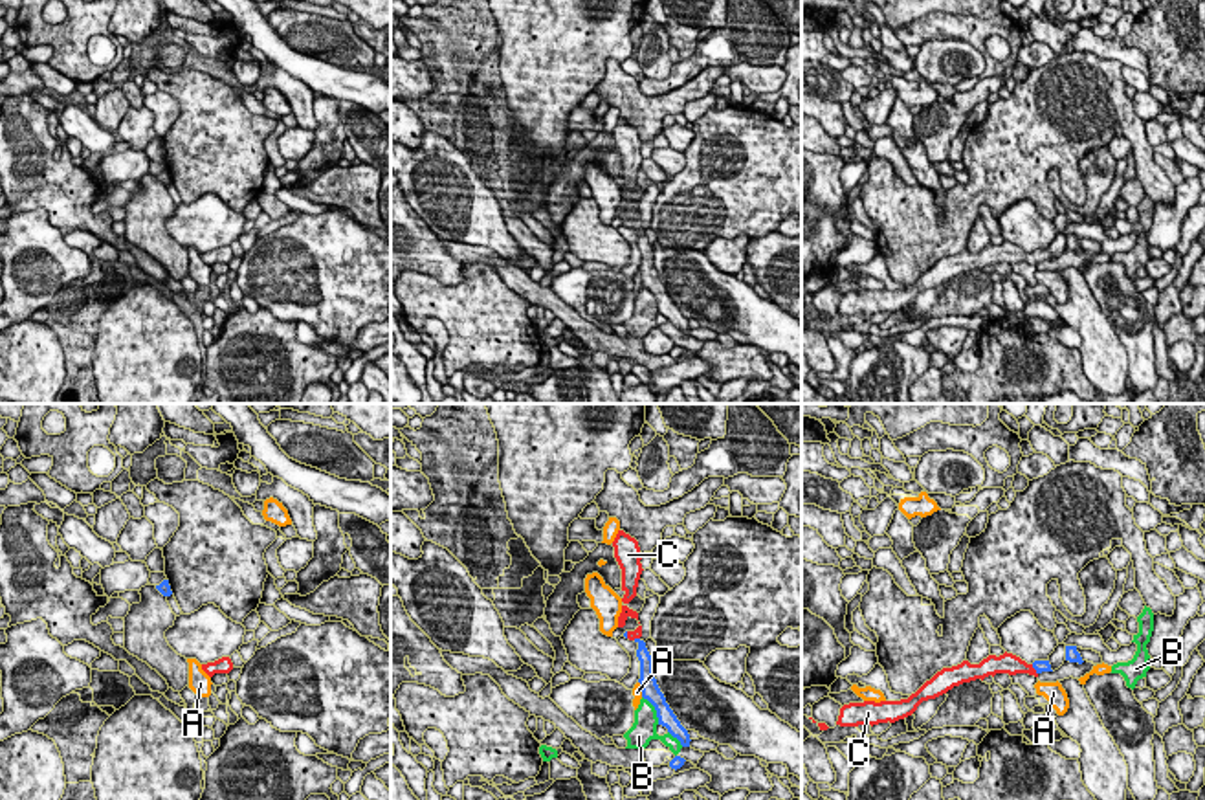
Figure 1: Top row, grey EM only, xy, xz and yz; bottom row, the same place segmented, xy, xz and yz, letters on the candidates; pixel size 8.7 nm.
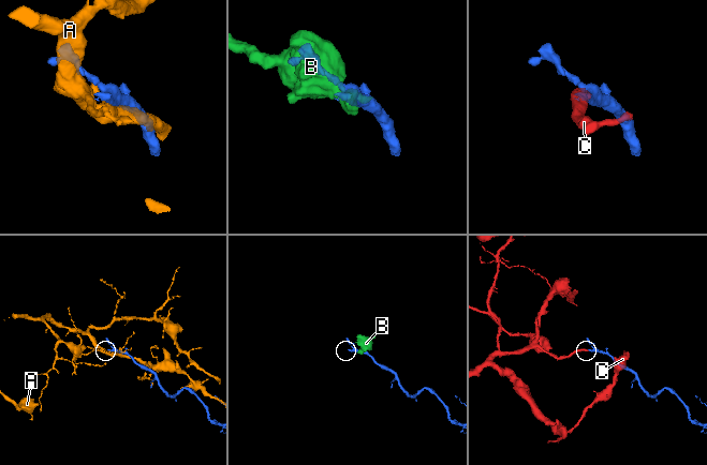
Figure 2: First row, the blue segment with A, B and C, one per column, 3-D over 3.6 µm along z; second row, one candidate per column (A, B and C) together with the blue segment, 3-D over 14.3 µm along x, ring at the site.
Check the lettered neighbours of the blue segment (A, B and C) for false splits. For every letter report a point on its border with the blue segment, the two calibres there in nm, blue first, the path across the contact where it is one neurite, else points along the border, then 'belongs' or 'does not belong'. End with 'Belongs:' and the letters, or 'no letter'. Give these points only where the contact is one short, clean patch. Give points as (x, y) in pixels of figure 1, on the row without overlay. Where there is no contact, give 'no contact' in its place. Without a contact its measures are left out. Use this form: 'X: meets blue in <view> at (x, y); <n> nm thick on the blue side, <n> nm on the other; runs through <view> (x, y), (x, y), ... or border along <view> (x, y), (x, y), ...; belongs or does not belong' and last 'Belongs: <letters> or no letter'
A: meets blue in xz at (641, 277); 160 nm thick on the blue side, 90 nm on the other; does not belong
B: meets blue in xz at (655, 298); 160 nm thick on the blue side, 220 nm on the other; does not belong
C: meets blue in yz at (1035, 257); 100 nm thick on the blue side, 190 nm on the other; runs through yz (1040, 255), (1035, 257), (1007, 252); belongs
Belongs: C

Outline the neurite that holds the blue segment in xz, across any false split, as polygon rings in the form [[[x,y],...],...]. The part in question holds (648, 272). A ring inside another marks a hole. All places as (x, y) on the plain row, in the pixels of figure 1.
[[[638,215],[635,220],[625,220],[625,228],[635,229],[638,233],[636,246],[640,250],[640,279],[642,286],[647,288],[658,306],[658,314],[666,316],[668,321],[680,330],[682,336],[690,336],[690,323],[688,319],[680,314],[669,294],[666,292],[664,283],[660,281],[655,262],[653,262],[653,248],[646,237],[646,231],[640,228],[642,226],[642,215]]]

